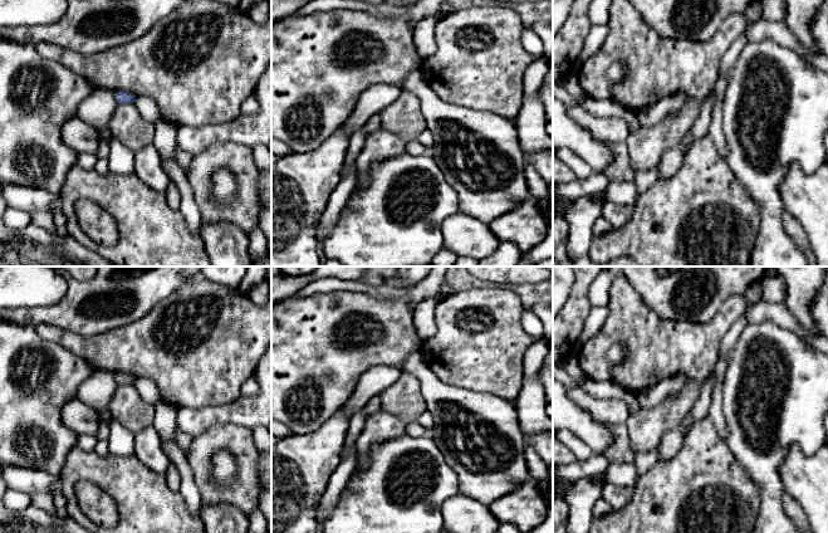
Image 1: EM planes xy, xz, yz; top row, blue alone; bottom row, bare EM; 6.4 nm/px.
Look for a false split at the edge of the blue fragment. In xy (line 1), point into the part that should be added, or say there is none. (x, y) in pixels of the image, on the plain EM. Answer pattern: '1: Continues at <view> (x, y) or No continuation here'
1: No continuation here

